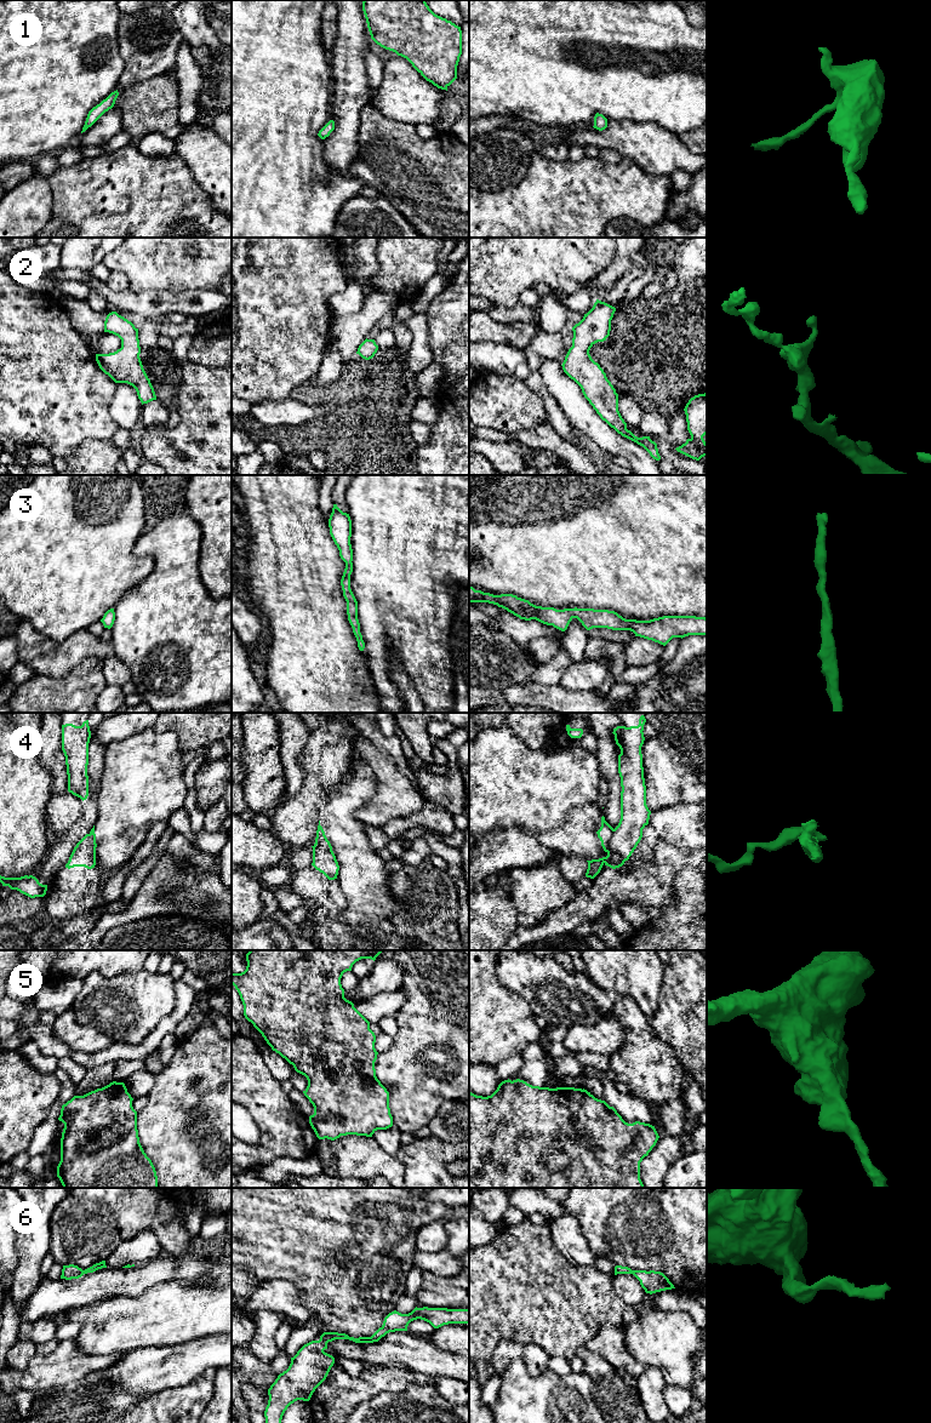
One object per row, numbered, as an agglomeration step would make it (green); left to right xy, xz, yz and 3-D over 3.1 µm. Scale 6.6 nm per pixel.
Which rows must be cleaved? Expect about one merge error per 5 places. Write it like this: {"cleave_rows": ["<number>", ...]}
{"cleave_rows": ["4"]}

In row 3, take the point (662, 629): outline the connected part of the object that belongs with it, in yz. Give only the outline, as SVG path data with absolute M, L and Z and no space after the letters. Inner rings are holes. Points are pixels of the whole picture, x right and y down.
M469 587L469 602L489 602L497 605L520 619L536 619L543 624L565 632L573 618L590 630L607 628L612 630L630 630L635 636L652 640L666 646L673 638L689 635L707 636L707 618L696 616L663 616L650 621L626 619L615 611L594 608L542 607L513 594L493 595Z

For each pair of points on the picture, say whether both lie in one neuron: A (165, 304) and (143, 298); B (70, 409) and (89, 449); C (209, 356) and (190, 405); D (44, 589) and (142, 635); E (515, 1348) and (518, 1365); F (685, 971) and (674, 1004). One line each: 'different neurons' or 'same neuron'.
A: same neuron
B: different neurons
C: different neurons
D: different neurons
E: different neurons
F: same neuron

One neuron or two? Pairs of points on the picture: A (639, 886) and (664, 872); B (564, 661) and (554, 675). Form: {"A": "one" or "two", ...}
{"A": "one", "B": "one"}

